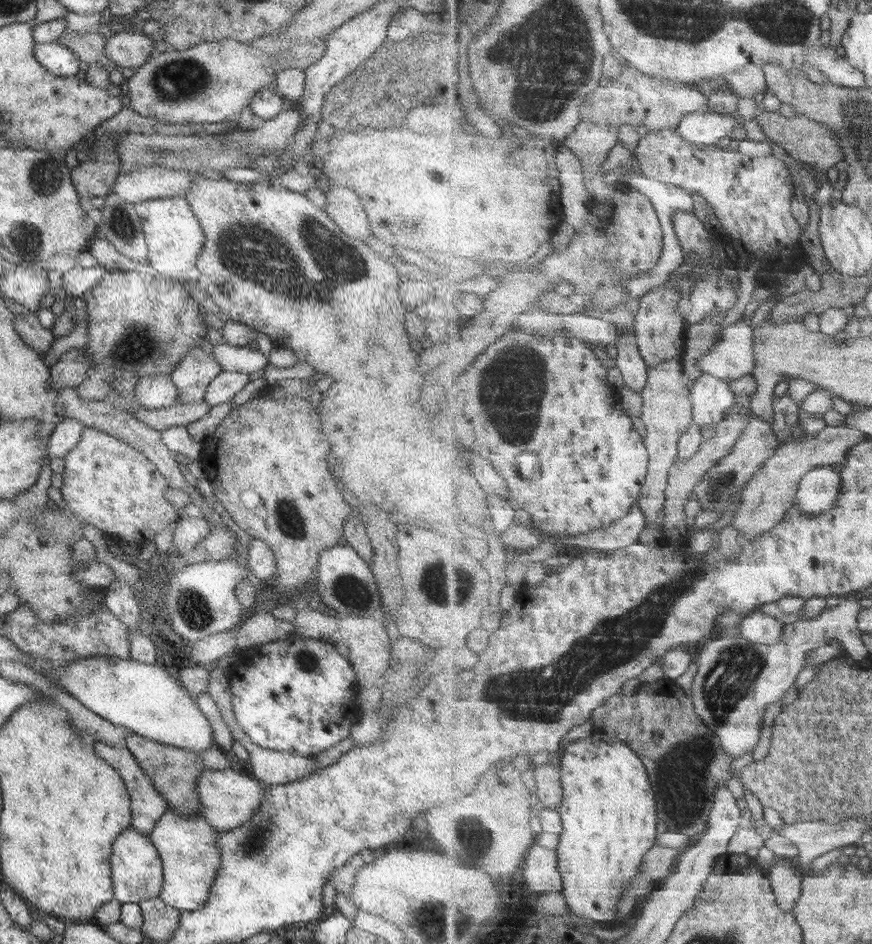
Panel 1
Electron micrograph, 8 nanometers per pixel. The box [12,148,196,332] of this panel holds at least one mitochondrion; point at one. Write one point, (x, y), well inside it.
(44, 177)

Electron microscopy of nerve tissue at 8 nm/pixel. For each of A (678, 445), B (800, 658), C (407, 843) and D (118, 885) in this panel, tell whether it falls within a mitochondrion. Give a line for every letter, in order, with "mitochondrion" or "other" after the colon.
A: other
B: other
C: other
D: other

